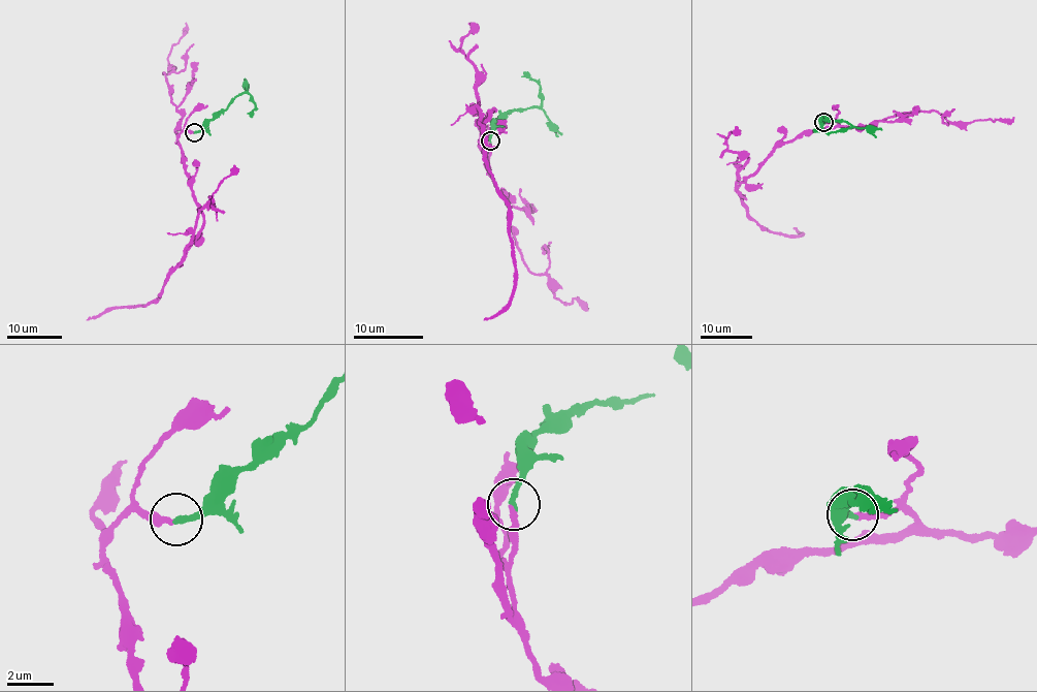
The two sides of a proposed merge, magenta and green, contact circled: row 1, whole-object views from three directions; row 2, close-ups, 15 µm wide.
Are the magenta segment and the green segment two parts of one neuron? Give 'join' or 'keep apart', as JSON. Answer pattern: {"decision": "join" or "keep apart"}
{"decision": "join"}

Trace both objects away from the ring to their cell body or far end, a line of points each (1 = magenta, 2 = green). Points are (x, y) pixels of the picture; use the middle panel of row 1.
1: (489, 140), (489, 171), (480, 122), (494, 111), (485, 158), (511, 218), (515, 273), (509, 304), (484, 319)
2: (490, 140), (497, 118), (510, 112), (539, 106), (542, 102), (539, 83), (523, 72)

